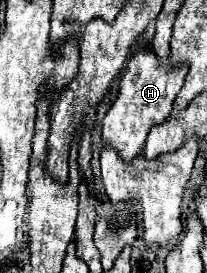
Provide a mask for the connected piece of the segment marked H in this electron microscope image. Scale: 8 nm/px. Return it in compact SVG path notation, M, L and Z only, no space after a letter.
M152 47L136 51L120 77L118 99L110 105L102 121L102 147L116 149L120 159L126 163L134 161L144 149L150 127L160 125L170 117L172 97L180 91L180 81L184 81L184 69L176 69L176 73L172 73L172 69L168 69L168 61L160 65Z

